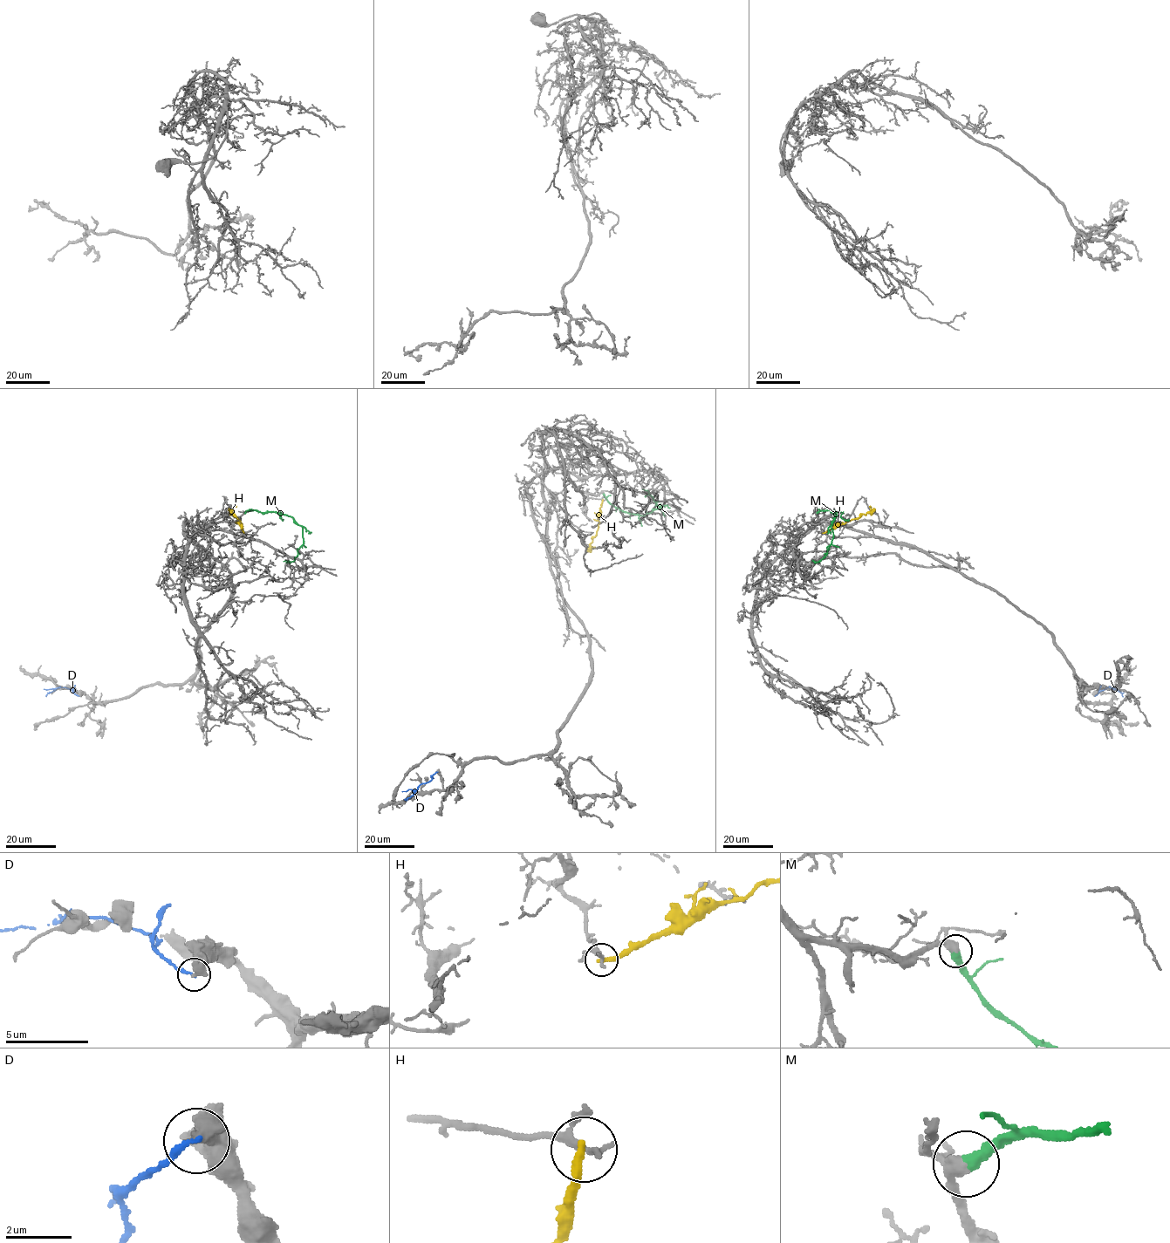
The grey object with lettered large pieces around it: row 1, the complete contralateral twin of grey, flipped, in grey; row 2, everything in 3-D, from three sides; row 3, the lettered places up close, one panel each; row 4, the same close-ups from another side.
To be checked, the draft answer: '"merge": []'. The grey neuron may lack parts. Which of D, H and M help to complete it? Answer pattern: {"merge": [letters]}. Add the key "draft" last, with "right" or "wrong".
{"merge": ["M"], "draft": "wrong"}

